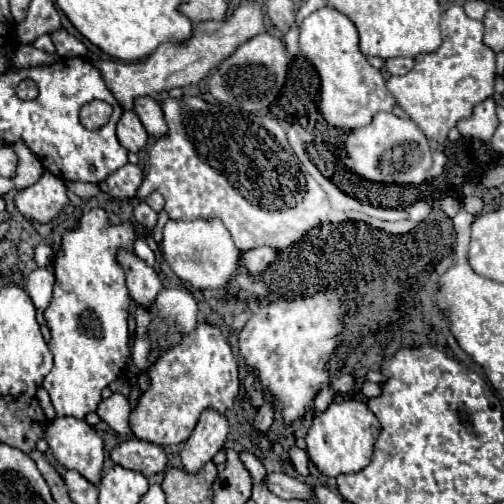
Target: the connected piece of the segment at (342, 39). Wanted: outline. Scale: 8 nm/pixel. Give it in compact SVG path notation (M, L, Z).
M324 6L304 18L300 24L300 50L320 76L318 108L330 126L354 130L370 124L376 112L390 112L394 108L394 96L388 92L380 70L372 68L358 48L356 26L338 10Z

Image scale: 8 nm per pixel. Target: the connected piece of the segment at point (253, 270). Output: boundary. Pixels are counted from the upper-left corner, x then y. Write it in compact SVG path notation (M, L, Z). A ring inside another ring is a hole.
M260 246L260 248L252 248L252 250L244 252L244 264L252 276L262 274L274 258L276 258L276 250L268 248L268 246Z

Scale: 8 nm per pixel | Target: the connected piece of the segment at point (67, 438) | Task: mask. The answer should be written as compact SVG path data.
M54 418L46 426L46 438L44 440L48 442L56 460L66 470L76 470L86 480L98 484L100 472L102 472L102 462L104 462L104 450L102 450L102 438L94 432L92 426L88 426L84 420L76 420L76 418Z

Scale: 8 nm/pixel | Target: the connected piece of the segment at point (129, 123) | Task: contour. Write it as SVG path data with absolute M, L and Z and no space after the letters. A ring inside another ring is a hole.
M124 112L122 118L118 120L118 126L116 126L116 134L118 134L118 140L120 144L130 150L130 152L138 152L146 146L148 142L148 134L142 126L142 122L138 120L138 116L134 112Z

